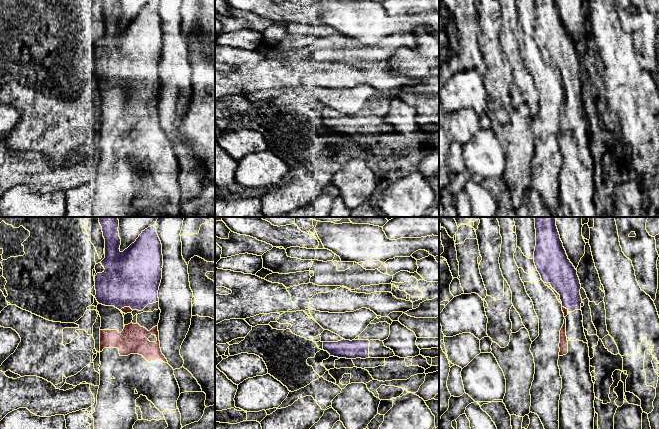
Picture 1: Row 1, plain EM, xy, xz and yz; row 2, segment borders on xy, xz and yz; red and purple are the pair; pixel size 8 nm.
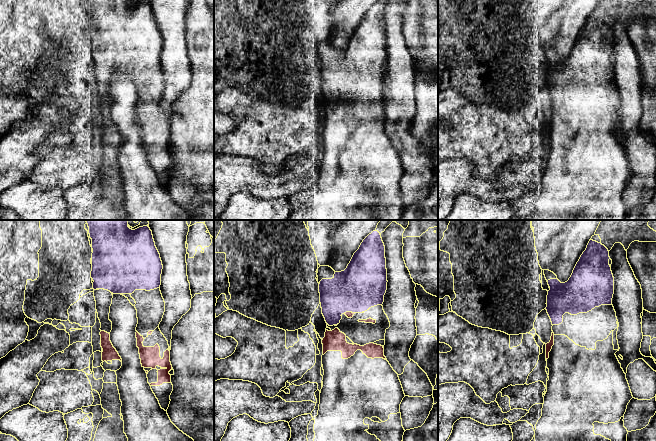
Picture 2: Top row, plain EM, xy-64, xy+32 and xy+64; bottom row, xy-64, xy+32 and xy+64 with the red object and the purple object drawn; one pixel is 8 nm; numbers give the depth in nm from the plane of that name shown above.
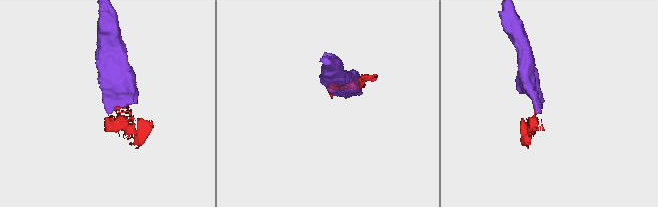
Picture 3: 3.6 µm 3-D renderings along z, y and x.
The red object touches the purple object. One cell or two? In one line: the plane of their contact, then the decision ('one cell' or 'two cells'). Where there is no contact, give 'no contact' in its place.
xy | one cell

